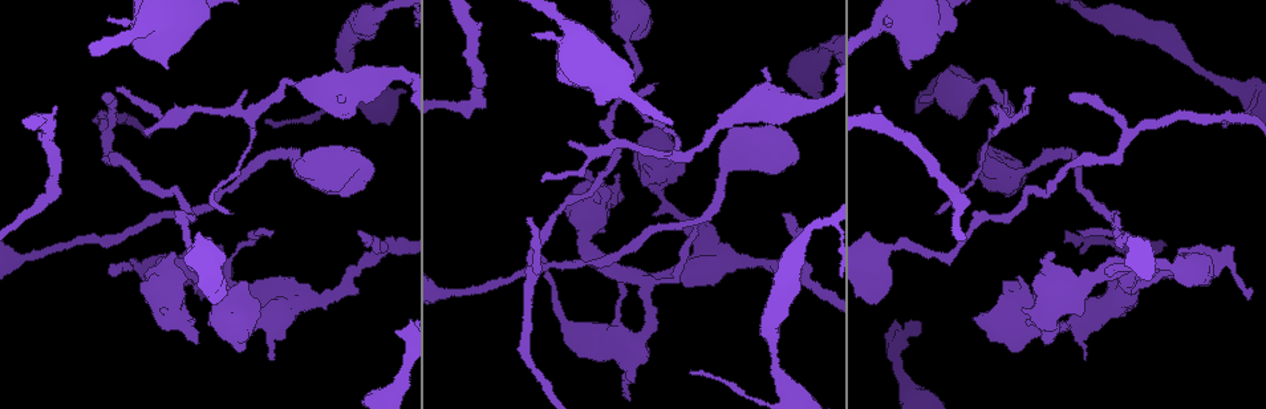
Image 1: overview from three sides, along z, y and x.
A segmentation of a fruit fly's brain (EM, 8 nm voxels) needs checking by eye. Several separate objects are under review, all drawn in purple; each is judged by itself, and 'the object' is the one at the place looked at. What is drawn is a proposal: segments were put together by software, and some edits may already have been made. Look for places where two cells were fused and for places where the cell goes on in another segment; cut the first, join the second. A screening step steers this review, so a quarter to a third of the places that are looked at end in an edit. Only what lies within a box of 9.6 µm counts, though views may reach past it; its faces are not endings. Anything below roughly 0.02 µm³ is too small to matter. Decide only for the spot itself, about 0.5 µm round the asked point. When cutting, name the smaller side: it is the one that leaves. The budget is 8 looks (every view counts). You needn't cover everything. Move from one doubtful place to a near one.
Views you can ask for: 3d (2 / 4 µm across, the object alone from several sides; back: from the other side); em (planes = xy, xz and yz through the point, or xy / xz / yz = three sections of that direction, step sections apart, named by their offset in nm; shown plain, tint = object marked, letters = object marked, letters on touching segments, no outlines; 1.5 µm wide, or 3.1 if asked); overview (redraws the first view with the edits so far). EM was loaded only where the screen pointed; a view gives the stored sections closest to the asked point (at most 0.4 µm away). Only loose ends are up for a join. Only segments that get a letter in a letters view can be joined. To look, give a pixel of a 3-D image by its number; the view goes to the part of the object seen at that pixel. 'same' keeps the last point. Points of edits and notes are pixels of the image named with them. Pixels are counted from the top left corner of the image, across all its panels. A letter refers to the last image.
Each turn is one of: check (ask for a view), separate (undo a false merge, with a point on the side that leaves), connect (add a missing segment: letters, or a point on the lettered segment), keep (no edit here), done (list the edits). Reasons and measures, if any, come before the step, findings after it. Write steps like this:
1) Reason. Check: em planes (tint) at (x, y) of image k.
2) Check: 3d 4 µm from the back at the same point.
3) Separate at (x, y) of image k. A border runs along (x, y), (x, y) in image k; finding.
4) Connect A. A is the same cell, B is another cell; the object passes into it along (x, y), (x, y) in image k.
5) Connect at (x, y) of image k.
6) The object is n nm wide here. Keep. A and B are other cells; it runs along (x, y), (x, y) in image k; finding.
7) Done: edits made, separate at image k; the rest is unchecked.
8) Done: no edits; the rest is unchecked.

Free end. Check: 3d 2 µm at (691, 374) of image 1.

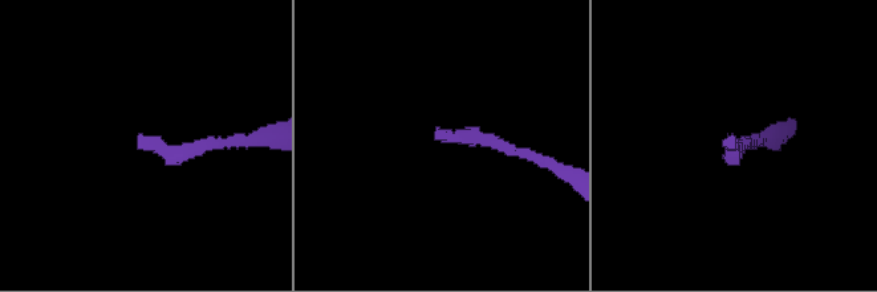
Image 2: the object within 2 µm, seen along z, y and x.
Shape alone is not enough. Check: em yz step 8 (letters) at (439, 129) of image 2.

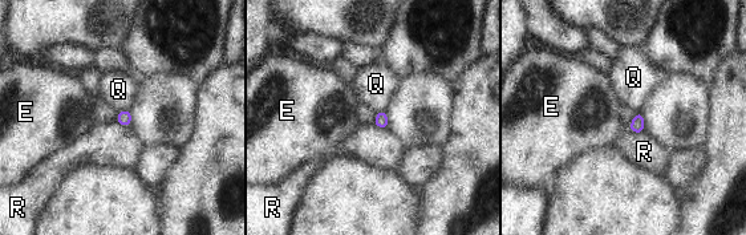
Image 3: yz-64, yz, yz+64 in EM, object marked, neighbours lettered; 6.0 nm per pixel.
Cut it another way. Check: em planes (letters) at the same point.

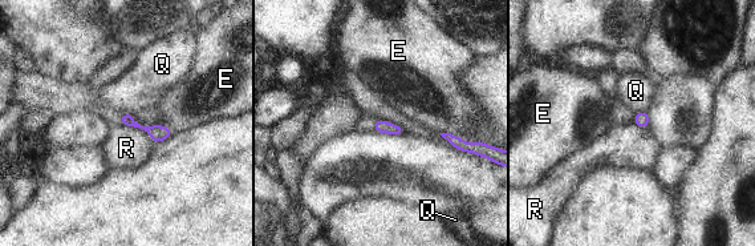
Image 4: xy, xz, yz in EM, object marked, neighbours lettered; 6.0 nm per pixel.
The object is 80 nm wide here. Keep. E, Q and R are other cells; a border runs along (121, 124), (141, 128), (154, 142) in image 4; no lettered segment goes on from it.

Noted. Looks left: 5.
Stops while still wide. Check: em planes (letters) at (973, 319) of image 1.

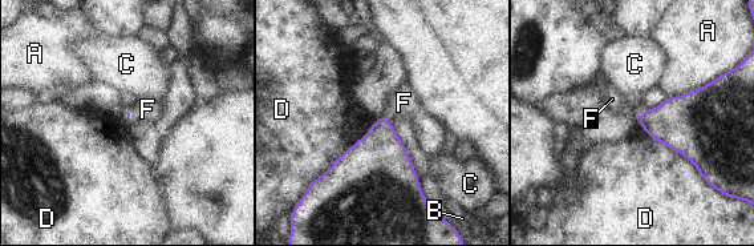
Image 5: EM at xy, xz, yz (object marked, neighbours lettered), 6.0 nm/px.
Connect F. F is the same cell, A, B, C and D are other cells; it goes on there.

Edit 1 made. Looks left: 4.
Redraw. Check: overview.

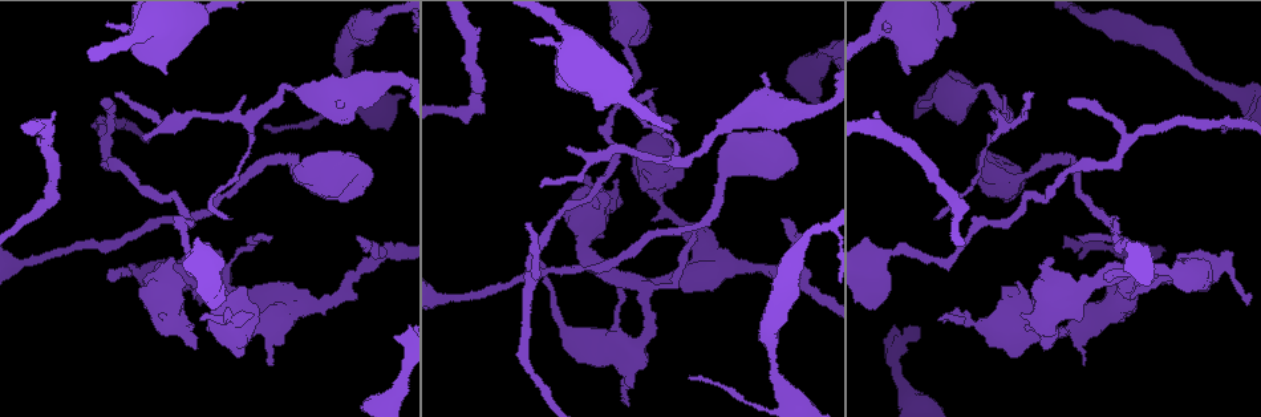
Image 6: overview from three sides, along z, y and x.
Free end. Check: 3d 4 µm at (1105, 278) of image 6.

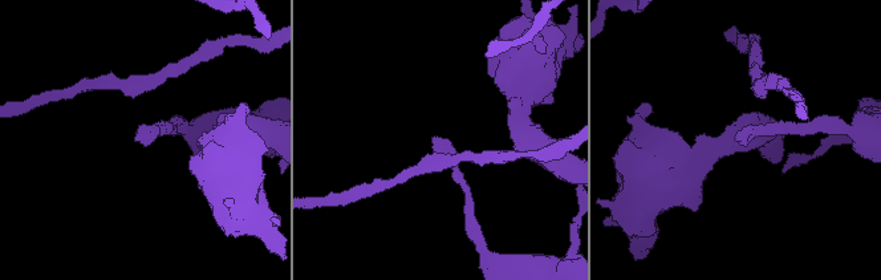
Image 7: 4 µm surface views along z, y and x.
Check: em planes (letters) at (736, 139) of image 7.

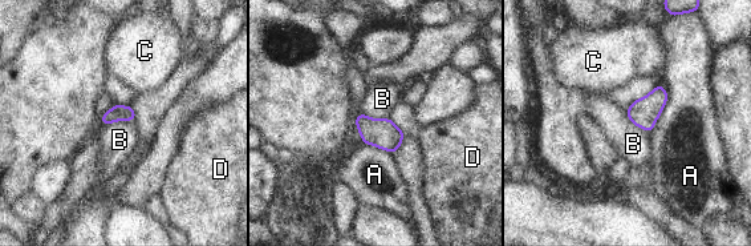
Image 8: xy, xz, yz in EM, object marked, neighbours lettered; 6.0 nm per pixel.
Keep. A, B, C and D are other cells; a border runs along (136, 120), (116, 120), (102, 125) in image 8; none of them fits.

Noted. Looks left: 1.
Done: edits made, connect at image 5; the rest is unchecked.

